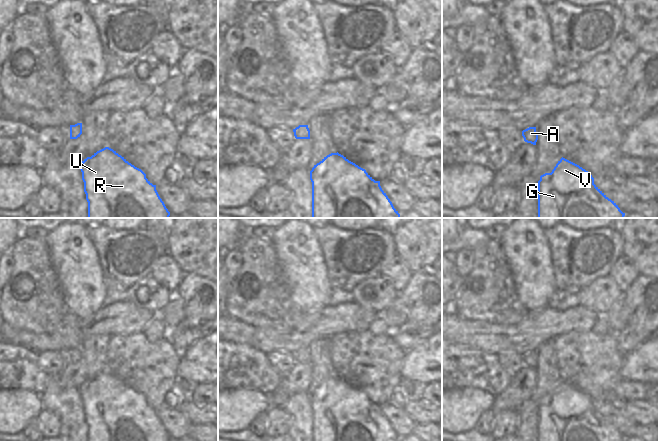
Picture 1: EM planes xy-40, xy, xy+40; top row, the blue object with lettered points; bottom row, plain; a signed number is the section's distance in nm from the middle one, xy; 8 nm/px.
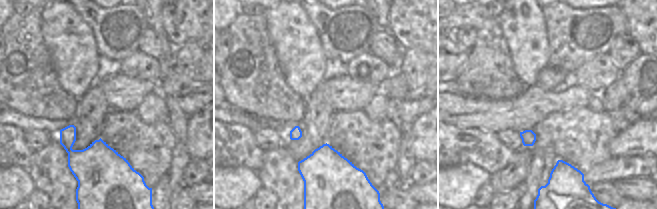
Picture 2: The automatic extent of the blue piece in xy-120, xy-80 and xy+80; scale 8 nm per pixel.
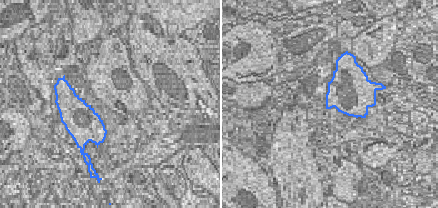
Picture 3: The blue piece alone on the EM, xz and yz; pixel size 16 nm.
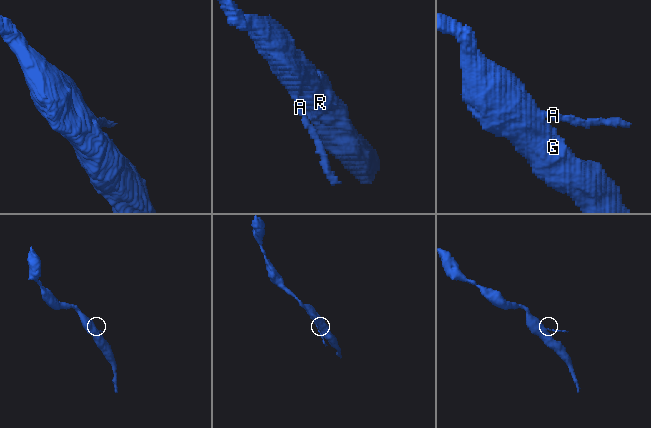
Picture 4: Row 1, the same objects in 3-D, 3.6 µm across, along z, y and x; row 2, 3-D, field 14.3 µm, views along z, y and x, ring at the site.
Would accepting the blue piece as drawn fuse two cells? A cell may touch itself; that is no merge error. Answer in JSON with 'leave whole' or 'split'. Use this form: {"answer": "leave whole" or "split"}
{"answer": "leave whole"}

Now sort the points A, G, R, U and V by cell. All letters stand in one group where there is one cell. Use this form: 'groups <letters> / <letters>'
groups A G R U V

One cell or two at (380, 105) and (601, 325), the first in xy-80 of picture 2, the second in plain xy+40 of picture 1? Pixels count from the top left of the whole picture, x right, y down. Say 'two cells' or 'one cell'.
one cell

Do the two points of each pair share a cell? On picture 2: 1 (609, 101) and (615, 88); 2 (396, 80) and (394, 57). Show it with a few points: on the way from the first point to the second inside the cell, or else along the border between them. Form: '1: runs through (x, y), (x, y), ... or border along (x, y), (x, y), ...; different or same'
1: runs through (612, 98), (615, 91); same
2: border along (399, 69), (393, 71); different

